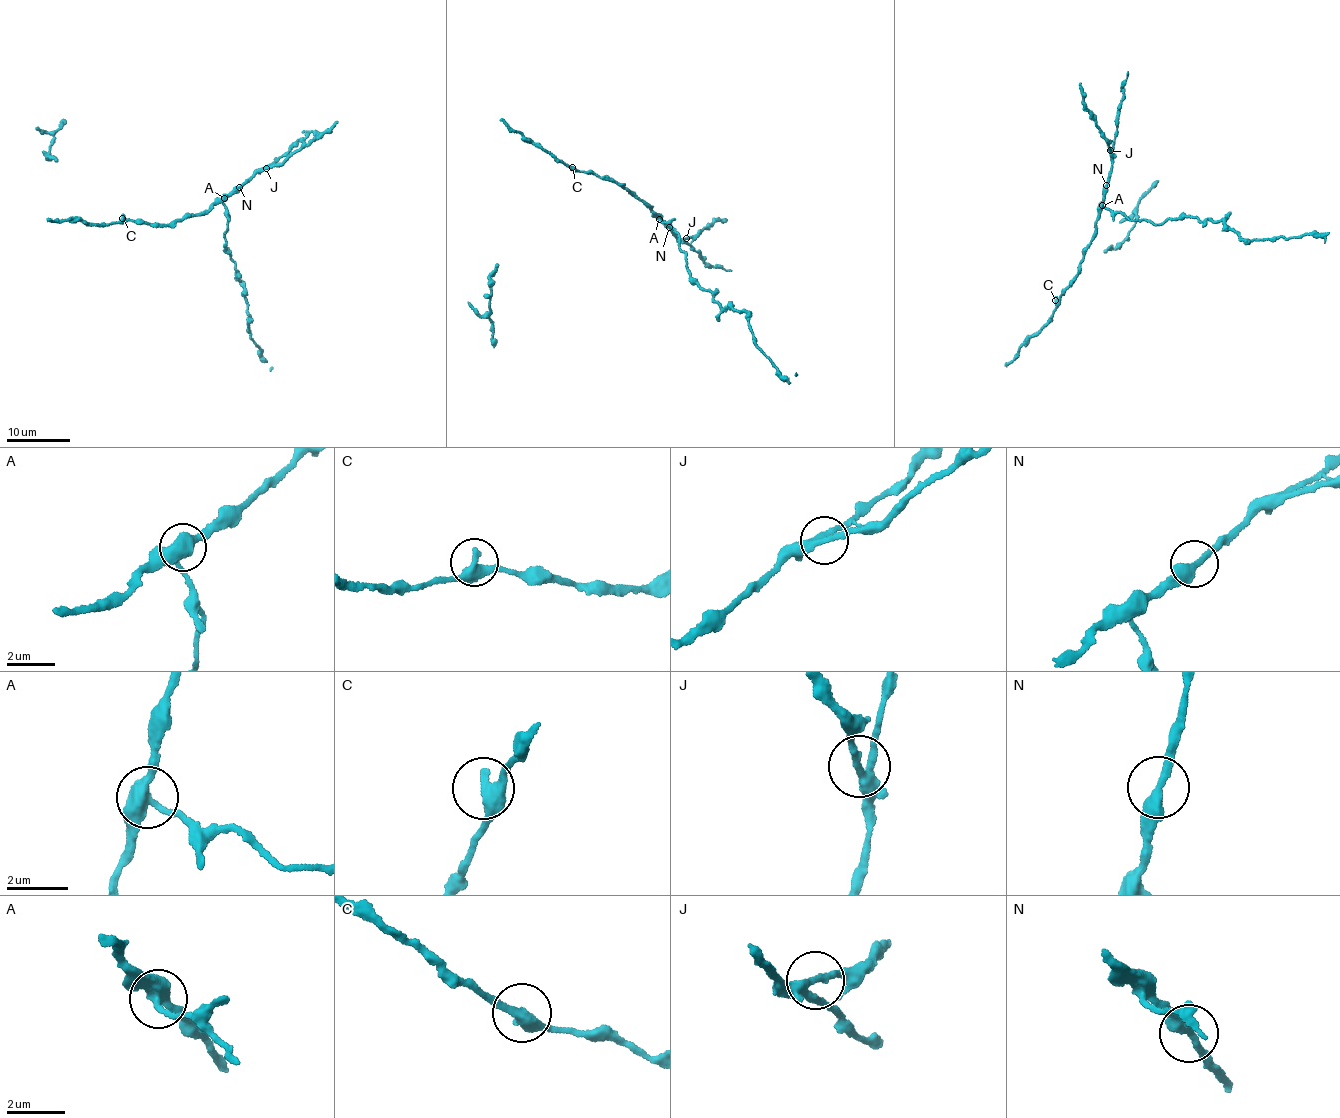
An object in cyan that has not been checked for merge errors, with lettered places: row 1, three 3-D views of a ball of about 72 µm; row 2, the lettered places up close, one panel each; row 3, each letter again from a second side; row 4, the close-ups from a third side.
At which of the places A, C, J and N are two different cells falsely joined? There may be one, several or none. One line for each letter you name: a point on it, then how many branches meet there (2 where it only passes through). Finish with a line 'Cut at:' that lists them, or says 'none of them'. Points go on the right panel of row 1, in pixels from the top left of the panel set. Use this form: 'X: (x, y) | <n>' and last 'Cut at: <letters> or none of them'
A: (1102, 205) | 3
Cut at: A

